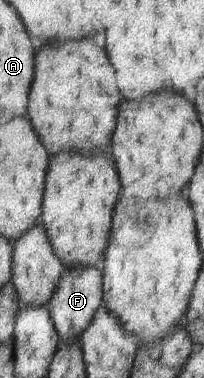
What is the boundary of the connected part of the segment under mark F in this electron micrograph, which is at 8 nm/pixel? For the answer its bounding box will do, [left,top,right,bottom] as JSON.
[48,266,104,346]

